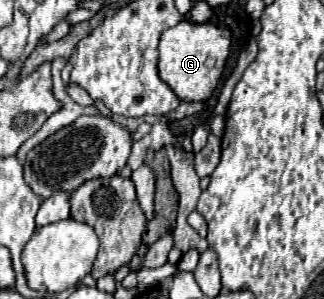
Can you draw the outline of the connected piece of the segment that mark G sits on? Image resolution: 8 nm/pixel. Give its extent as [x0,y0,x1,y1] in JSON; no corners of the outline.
[159,22,231,102]

